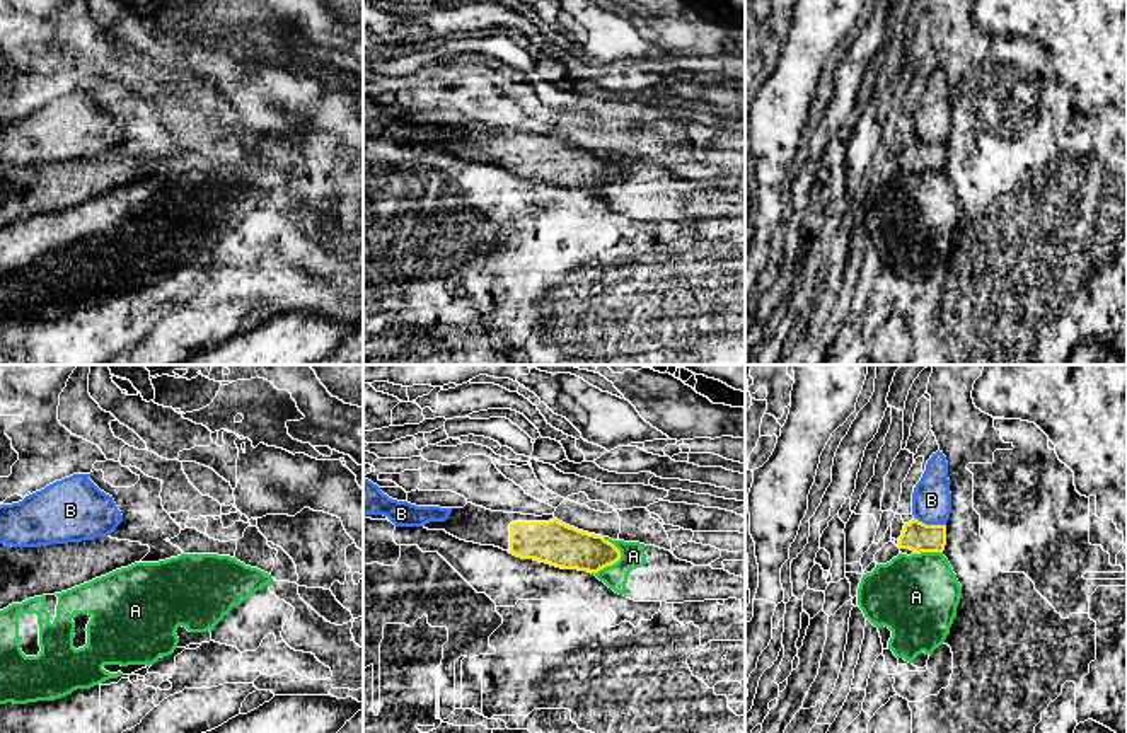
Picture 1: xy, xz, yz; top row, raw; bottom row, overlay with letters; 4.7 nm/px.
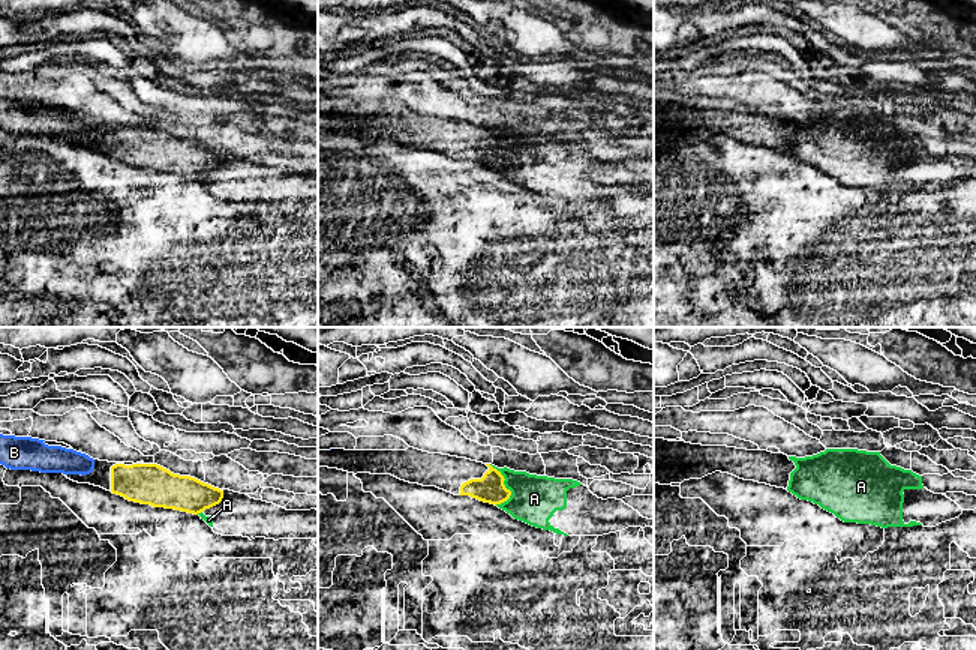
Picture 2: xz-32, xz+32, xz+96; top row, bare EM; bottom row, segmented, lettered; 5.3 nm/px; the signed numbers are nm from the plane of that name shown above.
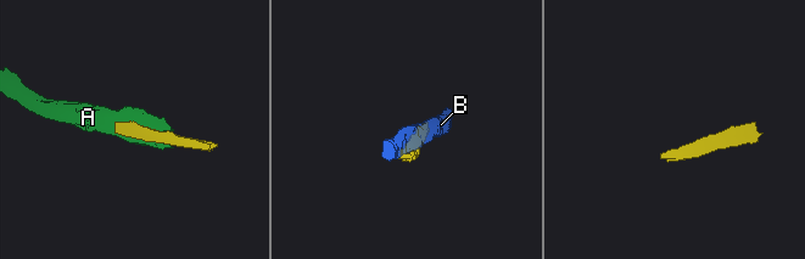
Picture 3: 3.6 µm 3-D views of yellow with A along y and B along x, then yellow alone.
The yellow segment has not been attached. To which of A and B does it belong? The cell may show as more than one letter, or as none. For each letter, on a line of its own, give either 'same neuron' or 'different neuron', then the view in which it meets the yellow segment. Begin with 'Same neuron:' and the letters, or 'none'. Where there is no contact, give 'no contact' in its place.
Same neuron: none
A: different neuron; contact in xz
B: different neuron; contact in yz

